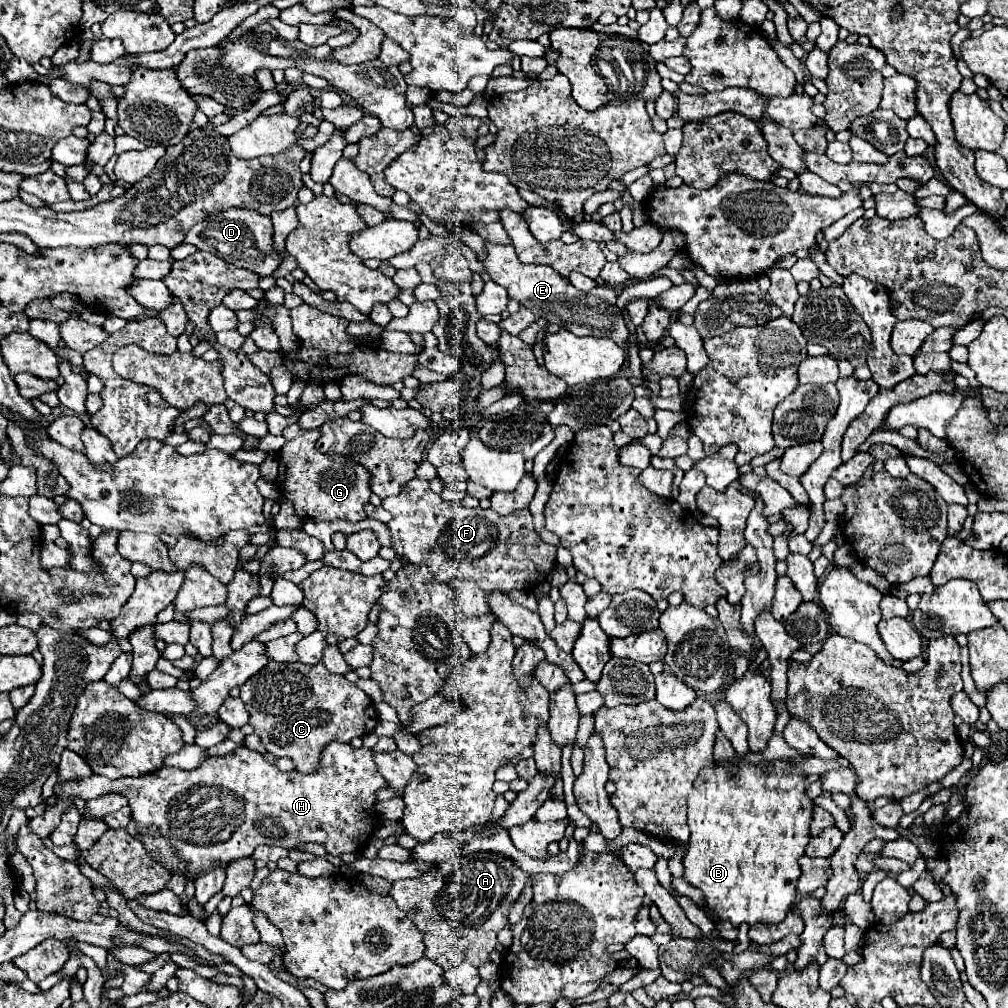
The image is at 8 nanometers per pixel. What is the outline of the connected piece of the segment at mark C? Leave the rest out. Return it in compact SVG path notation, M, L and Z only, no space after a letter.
M270 662L266 664L258 674L248 678L248 682L240 688L240 698L246 704L246 710L250 712L250 726L254 728L254 734L264 744L266 752L274 756L288 756L296 764L296 770L308 774L318 768L318 758L324 746L330 742L350 742L354 736L370 734L376 724L376 710L372 706L372 700L366 692L362 692L356 684L348 682L340 674L330 674L322 662L314 666L304 666L302 662Z

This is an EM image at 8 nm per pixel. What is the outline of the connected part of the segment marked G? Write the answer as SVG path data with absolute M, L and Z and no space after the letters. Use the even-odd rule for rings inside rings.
M290 424L284 428L286 444L282 454L278 454L278 478L276 486L280 494L290 500L300 518L318 518L324 522L332 520L348 520L360 522L366 518L364 504L370 500L370 472L350 458L340 454L322 454L316 450L316 442L320 438L320 428L304 430L298 424Z

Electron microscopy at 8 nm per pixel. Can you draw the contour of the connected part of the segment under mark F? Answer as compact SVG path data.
M412 478L398 496L382 500L382 506L392 512L392 520L386 524L392 538L392 548L398 556L412 564L426 564L438 582L450 582L456 576L468 576L478 582L478 586L490 594L492 590L534 590L556 564L556 546L546 544L532 528L530 512L516 510L516 514L496 514L494 510L464 508L462 504L446 504L438 494L428 488L426 480Z

